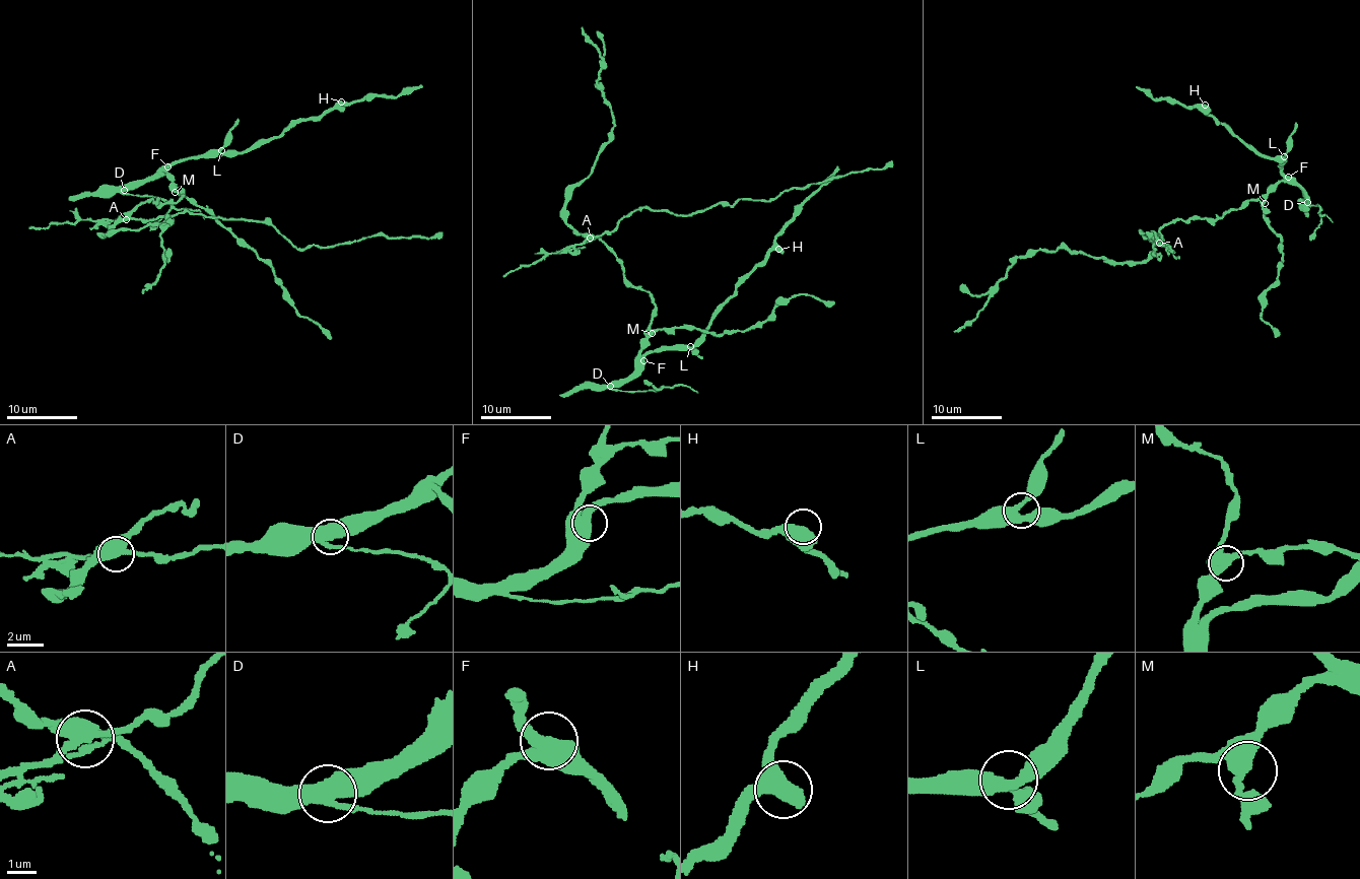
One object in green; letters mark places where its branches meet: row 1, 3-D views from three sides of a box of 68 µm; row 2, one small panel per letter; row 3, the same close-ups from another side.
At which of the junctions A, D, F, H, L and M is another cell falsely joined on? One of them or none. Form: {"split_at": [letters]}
{"split_at": ["A"]}

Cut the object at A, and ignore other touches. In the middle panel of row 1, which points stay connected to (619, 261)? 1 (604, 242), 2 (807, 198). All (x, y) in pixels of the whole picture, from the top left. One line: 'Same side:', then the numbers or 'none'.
Same side: 1, 2

